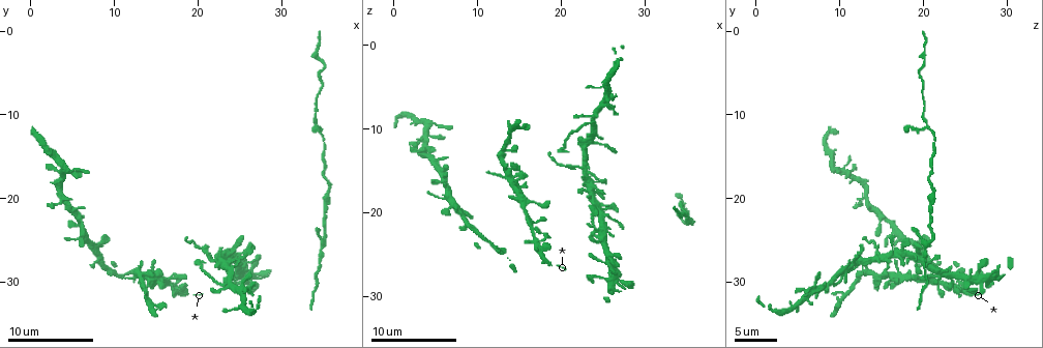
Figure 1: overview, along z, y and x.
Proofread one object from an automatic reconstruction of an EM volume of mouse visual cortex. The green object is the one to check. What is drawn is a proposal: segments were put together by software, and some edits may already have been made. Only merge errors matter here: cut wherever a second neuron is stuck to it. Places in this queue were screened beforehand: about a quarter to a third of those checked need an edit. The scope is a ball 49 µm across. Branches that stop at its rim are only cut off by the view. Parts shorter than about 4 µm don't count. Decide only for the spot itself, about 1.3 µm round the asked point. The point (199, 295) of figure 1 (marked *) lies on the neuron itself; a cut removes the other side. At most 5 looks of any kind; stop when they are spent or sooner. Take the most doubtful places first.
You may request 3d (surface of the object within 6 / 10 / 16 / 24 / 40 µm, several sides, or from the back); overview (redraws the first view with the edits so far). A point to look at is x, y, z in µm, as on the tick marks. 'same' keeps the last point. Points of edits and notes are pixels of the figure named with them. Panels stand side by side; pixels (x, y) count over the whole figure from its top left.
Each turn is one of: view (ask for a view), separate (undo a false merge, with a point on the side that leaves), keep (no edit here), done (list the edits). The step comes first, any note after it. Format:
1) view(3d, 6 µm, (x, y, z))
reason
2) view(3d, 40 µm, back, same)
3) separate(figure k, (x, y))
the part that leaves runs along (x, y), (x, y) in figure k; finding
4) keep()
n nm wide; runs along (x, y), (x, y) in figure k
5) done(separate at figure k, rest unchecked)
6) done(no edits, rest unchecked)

view(3d, 10 µm, (23.6, 30.0, 9.0))
small branch off a trunk

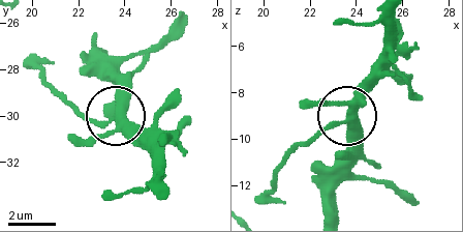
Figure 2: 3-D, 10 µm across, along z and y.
keep()
4 arms; runs along (337, 209), (337, 162), (348, 120), (331, 122), (309, 142) in figure 2; one neuron here

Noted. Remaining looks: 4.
view(3d, 10 µm, (35.6, 18.8, 21.4))

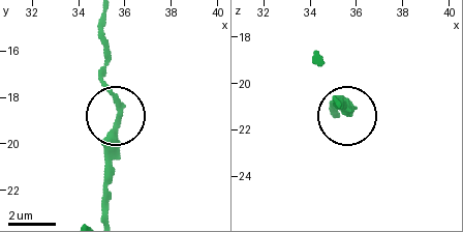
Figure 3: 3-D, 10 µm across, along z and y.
view(3d, 6 µm, same)

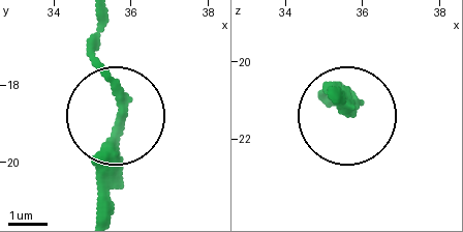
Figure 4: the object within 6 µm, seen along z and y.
keep()
continuous, no second neuron

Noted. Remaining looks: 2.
view(3d, 16 µm, (35.2, 25.0, 21.0))
thick turns thin

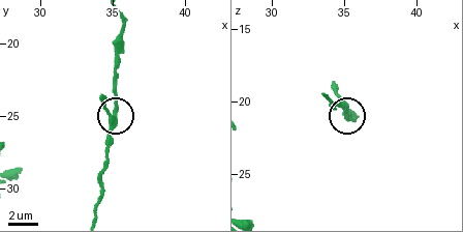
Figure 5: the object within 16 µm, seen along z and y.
view(3d, 16 µm, back, (35.2, 25.2, 20.8))

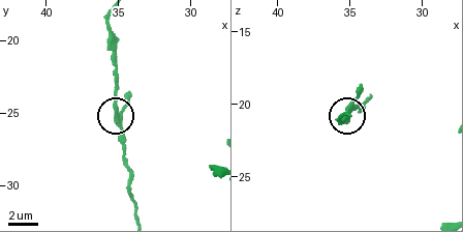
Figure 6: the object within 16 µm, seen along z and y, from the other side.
keep()
continuous, no second neuron

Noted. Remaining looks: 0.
done(no edits, rest unchecked)

